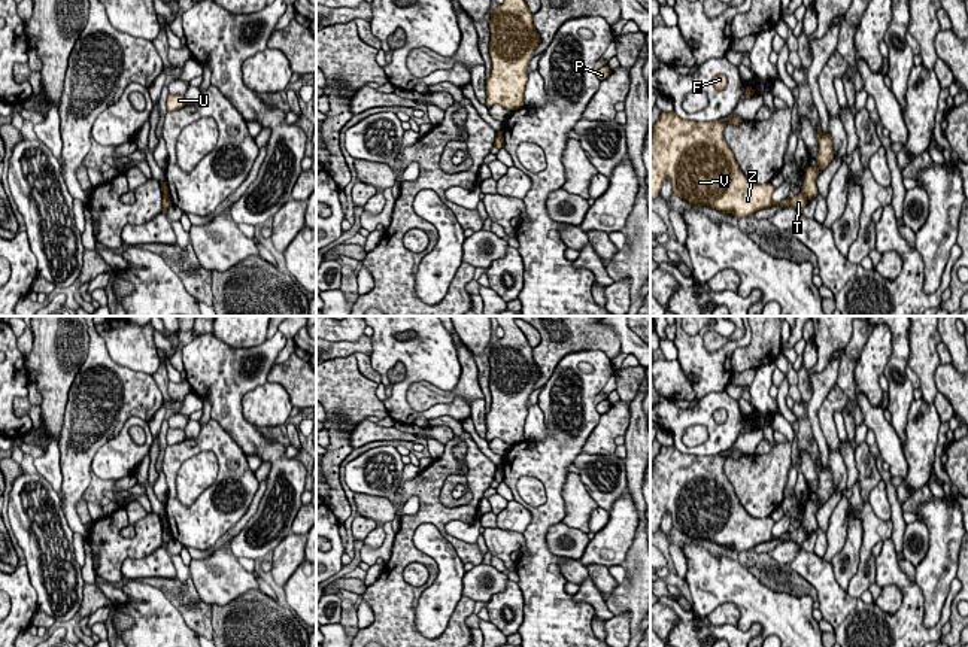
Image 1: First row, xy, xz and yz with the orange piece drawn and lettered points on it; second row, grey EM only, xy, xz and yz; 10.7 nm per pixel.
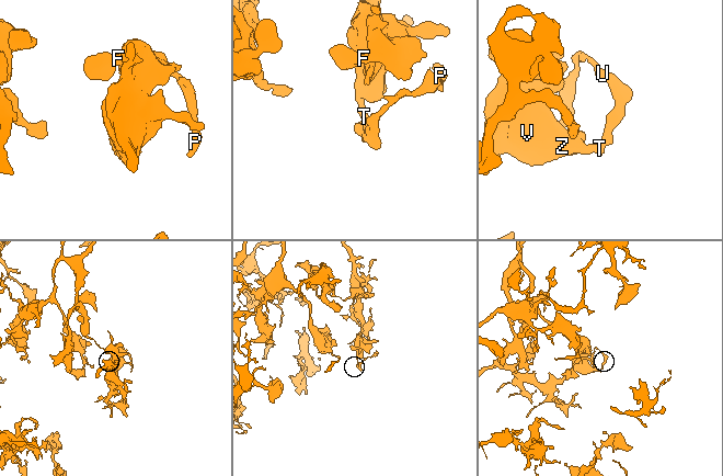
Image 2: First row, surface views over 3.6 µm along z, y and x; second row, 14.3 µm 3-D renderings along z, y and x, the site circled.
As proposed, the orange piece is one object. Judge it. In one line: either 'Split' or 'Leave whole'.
Split

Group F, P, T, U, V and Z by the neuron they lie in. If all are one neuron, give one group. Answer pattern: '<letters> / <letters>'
F T V Z / P U

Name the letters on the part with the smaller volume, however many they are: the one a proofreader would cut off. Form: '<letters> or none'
P, U

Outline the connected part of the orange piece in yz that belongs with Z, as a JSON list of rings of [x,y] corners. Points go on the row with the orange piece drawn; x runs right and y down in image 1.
[[[673,110],[661,112],[653,130],[650,131],[650,200],[661,192],[662,183],[671,182],[673,194],[686,200],[695,207],[710,206],[722,213],[732,213],[735,218],[752,215],[758,210],[782,206],[796,209],[804,213],[807,198],[802,192],[779,203],[773,200],[774,186],[771,183],[752,183],[740,170],[732,151],[723,139],[728,124],[740,125],[743,121],[728,115],[729,121],[711,122],[685,121]]]

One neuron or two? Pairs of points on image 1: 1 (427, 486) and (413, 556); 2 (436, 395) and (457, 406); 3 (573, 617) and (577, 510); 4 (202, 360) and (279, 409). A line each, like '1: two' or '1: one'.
1: one
2: two
3: two
4: two

